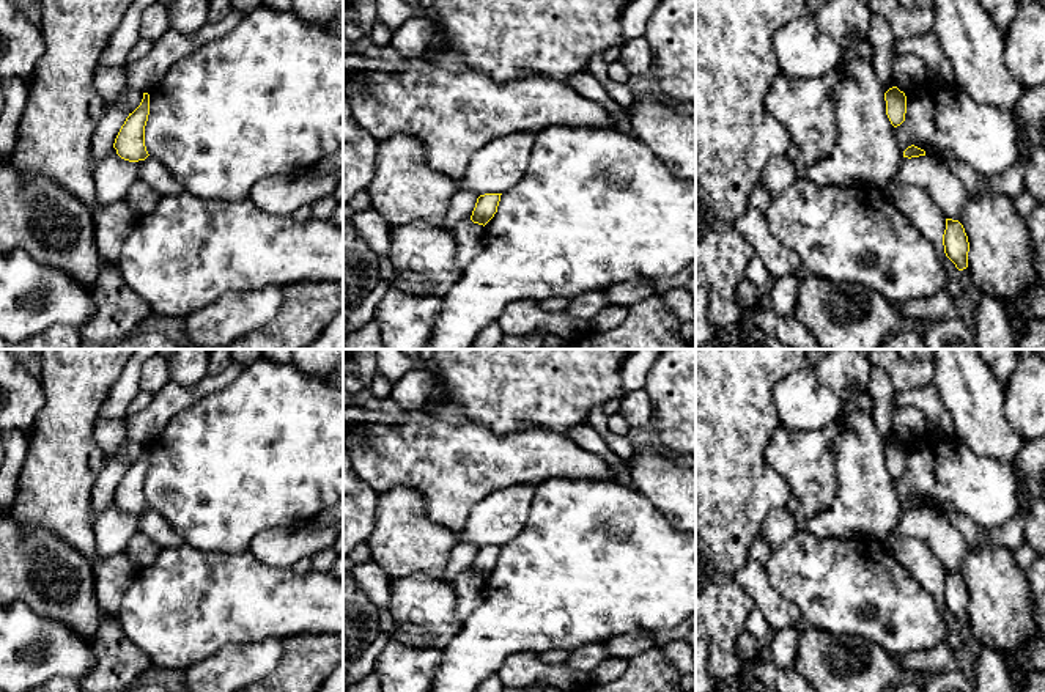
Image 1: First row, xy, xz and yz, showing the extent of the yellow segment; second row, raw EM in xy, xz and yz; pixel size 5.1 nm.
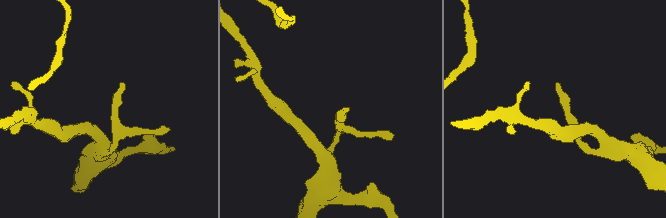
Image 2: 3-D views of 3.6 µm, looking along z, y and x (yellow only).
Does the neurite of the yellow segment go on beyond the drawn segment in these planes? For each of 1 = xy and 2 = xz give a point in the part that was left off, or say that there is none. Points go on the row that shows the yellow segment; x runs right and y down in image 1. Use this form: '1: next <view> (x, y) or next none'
1: next none
2: next none

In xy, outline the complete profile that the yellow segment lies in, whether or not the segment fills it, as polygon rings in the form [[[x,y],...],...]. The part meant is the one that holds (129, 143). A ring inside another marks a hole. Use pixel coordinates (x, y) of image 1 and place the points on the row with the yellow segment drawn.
[[[143,93],[140,105],[132,113],[129,113],[115,138],[113,148],[121,159],[138,162],[150,156],[145,146],[145,126],[148,115],[150,94]]]

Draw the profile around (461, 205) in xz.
[[[460,189],[450,200],[450,208],[444,226],[453,230],[458,223],[469,219],[477,203],[477,195]]]

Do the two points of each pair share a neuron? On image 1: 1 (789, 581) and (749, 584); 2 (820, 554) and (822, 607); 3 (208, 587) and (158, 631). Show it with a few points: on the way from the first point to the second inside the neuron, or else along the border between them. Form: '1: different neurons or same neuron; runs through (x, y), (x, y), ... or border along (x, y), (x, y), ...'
1: different neurons; border along (764, 566), (768, 582), (797, 607)
2: same neuron; runs through (820, 566), (823, 595)
3: same neuron; runs through (195, 599), (170, 618)

